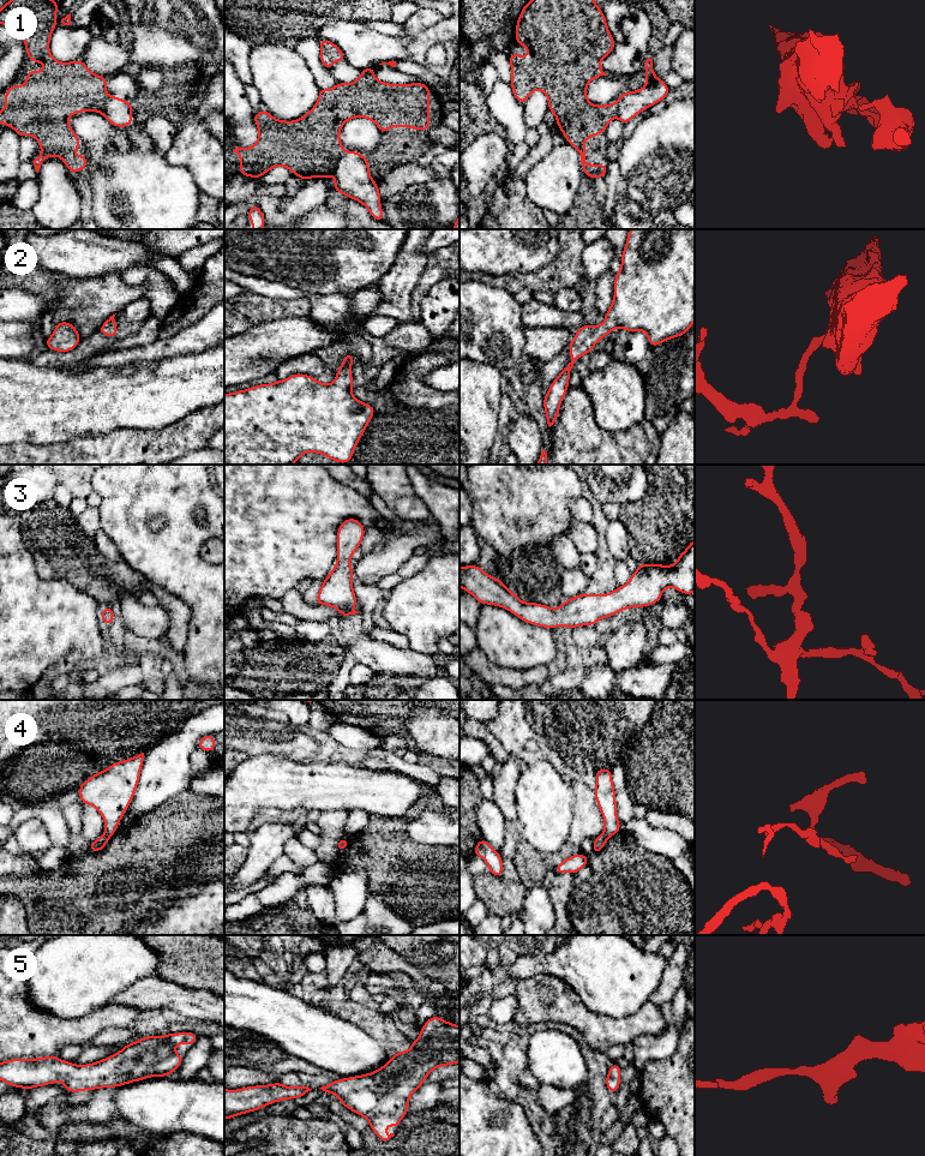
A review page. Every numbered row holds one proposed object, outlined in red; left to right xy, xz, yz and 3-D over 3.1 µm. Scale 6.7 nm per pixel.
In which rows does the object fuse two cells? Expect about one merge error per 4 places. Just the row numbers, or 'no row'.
1, 4

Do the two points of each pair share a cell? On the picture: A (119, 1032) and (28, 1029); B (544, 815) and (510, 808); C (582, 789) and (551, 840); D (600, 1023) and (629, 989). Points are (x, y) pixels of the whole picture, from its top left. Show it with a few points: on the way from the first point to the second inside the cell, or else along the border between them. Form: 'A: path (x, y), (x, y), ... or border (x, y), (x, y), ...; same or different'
A: border (127, 1026), (104, 1028), (90, 1043); different
B: border (516, 806), (516, 819), (511, 824); different
C: border (570, 784), (575, 801), (572, 827); different
D: border (581, 1001), (598, 1013), (616, 1018), (634, 1013); different

